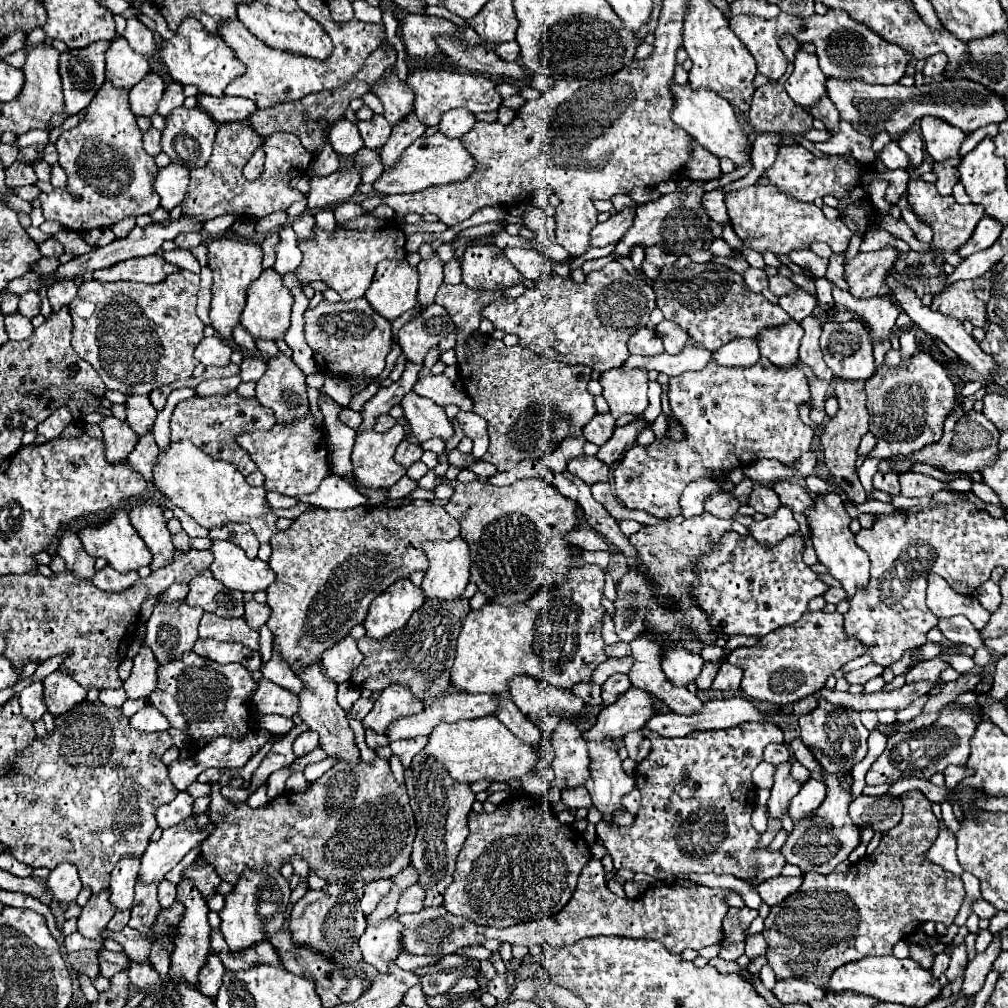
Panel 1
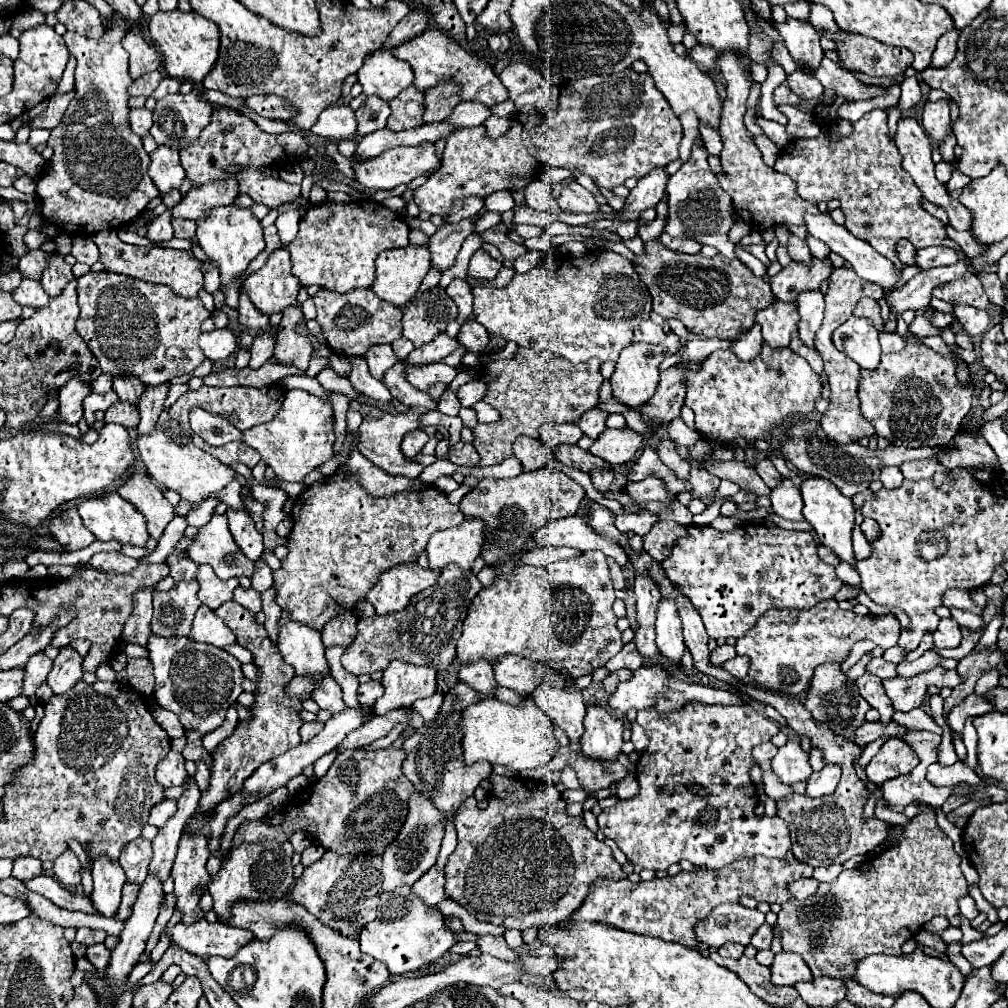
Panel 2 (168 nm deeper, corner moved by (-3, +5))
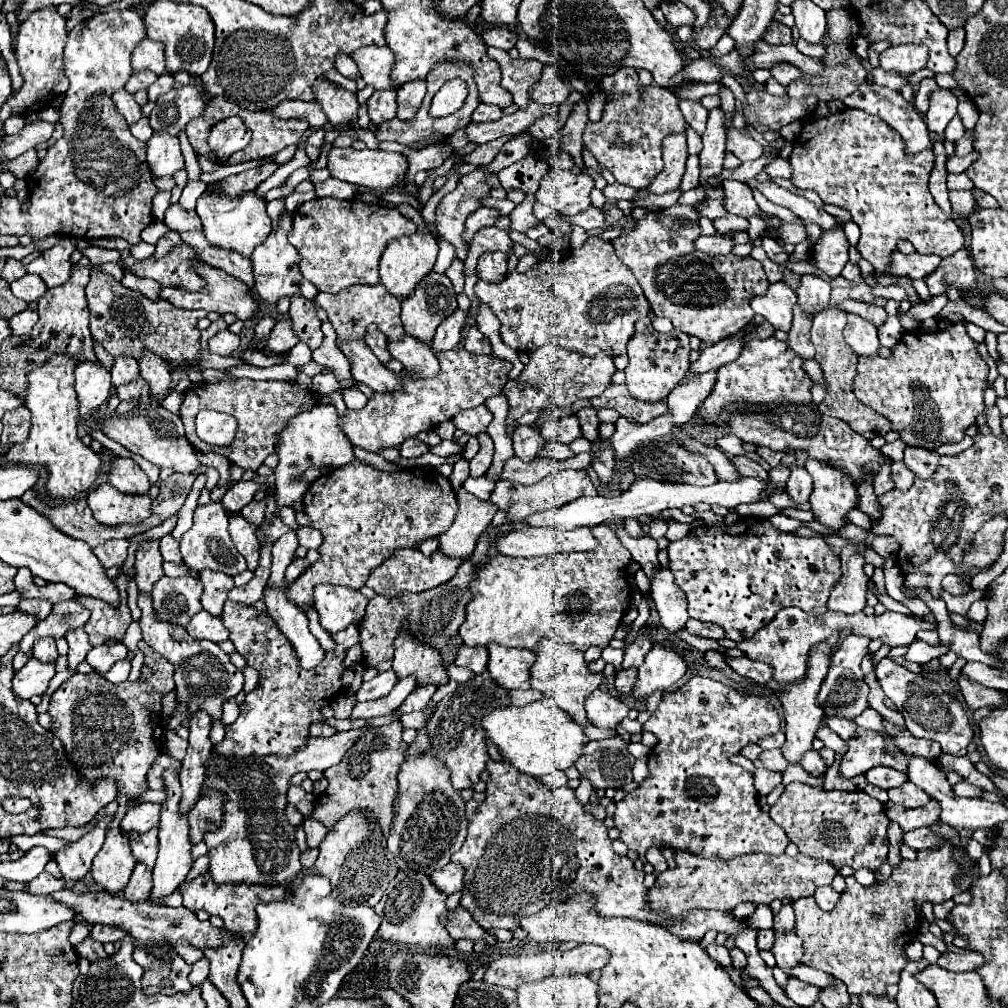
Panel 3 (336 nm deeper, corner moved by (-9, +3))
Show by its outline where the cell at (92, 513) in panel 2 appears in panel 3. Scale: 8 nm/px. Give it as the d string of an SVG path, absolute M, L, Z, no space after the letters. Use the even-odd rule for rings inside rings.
M101 484L87 498L93 518L105 526L141 524L151 516L151 498L135 494L119 494L111 484Z

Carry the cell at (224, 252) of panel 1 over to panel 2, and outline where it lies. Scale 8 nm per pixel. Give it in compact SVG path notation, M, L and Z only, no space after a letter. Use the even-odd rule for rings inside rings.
M229 204L229 206L221 206L221 208L211 208L207 212L207 216L197 222L195 236L197 236L199 246L205 250L205 254L213 262L217 262L217 268L221 272L221 286L227 288L227 298L225 298L227 306L237 308L241 284L237 284L235 278L241 276L247 270L249 262L265 248L261 222L251 214L249 208L239 208L235 204Z

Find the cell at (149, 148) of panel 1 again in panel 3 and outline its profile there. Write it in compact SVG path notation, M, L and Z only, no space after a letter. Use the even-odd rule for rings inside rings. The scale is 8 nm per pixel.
M119 90L113 94L113 102L117 106L117 110L125 116L125 120L129 124L133 122L139 122L143 118L143 112L141 112L141 106L133 100L133 94L129 94L127 90Z

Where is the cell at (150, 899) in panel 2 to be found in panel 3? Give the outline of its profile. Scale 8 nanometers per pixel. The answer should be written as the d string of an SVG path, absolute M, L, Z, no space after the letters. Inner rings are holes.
M175 772L165 774L165 792L167 792L167 802L163 804L163 814L161 814L161 824L159 824L159 856L157 864L153 868L153 888L151 888L151 900L161 900L171 896L177 886L183 882L187 876L193 858L191 858L191 842L189 842L189 824L187 818L179 818L179 798L181 798L181 786L179 778Z

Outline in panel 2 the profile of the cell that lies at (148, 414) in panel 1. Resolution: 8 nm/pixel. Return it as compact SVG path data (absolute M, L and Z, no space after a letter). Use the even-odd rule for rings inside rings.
M115 376L113 390L117 392L117 396L121 400L137 404L143 390L145 390L145 384L141 384L141 380L137 380L137 376Z

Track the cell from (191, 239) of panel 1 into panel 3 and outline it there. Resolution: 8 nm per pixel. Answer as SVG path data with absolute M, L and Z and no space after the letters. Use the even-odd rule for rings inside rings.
M177 204L169 206L165 212L165 224L175 232L189 232L189 230L201 230L199 216L195 212L181 210Z

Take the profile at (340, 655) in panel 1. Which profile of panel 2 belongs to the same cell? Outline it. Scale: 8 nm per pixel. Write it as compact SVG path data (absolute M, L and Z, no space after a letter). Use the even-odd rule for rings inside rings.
M343 612L341 616L335 616L321 630L323 644L325 646L343 646L343 648L349 648L353 638L355 638L355 634L357 634L355 624L357 624L355 612Z

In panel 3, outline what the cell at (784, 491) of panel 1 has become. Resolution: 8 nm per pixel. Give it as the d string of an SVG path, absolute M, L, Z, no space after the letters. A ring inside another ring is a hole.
M733 456L731 460L735 460L735 466L743 476L751 476L751 478L759 478L759 480L769 478L767 470L763 466L759 466L757 462L753 462L751 458L747 458L747 456Z

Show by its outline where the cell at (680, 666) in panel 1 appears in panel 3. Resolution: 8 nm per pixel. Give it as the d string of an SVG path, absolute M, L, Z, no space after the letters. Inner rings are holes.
M661 568L651 582L651 598L655 600L657 612L661 616L661 626L675 636L677 632L685 630L685 622L689 620L687 614L687 598L683 590L673 582L671 570Z

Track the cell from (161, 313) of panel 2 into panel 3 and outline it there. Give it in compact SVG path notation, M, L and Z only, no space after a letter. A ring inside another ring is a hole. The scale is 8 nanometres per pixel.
M95 268L91 270L91 280L87 284L87 302L91 310L89 330L111 356L133 356L139 360L141 352L149 350L163 358L175 372L181 372L201 360L201 330L197 328L197 322L207 316L205 310L183 310L171 306L171 302L163 298L151 300L137 290L125 288L113 276ZM173 362L181 366L175 368L171 366Z

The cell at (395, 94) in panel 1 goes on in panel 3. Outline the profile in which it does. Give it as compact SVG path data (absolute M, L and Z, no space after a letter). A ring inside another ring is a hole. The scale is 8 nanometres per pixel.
M379 46L359 48L351 58L359 66L359 72L369 86L373 86L375 90L397 90L395 82L391 82L395 58L389 48Z

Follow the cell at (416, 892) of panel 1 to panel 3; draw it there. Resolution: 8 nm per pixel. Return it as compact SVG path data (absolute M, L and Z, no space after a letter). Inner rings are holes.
M447 864L445 868L441 870L435 870L431 874L431 882L437 890L441 890L443 894L453 894L453 892L459 892L463 888L463 868L459 864Z

